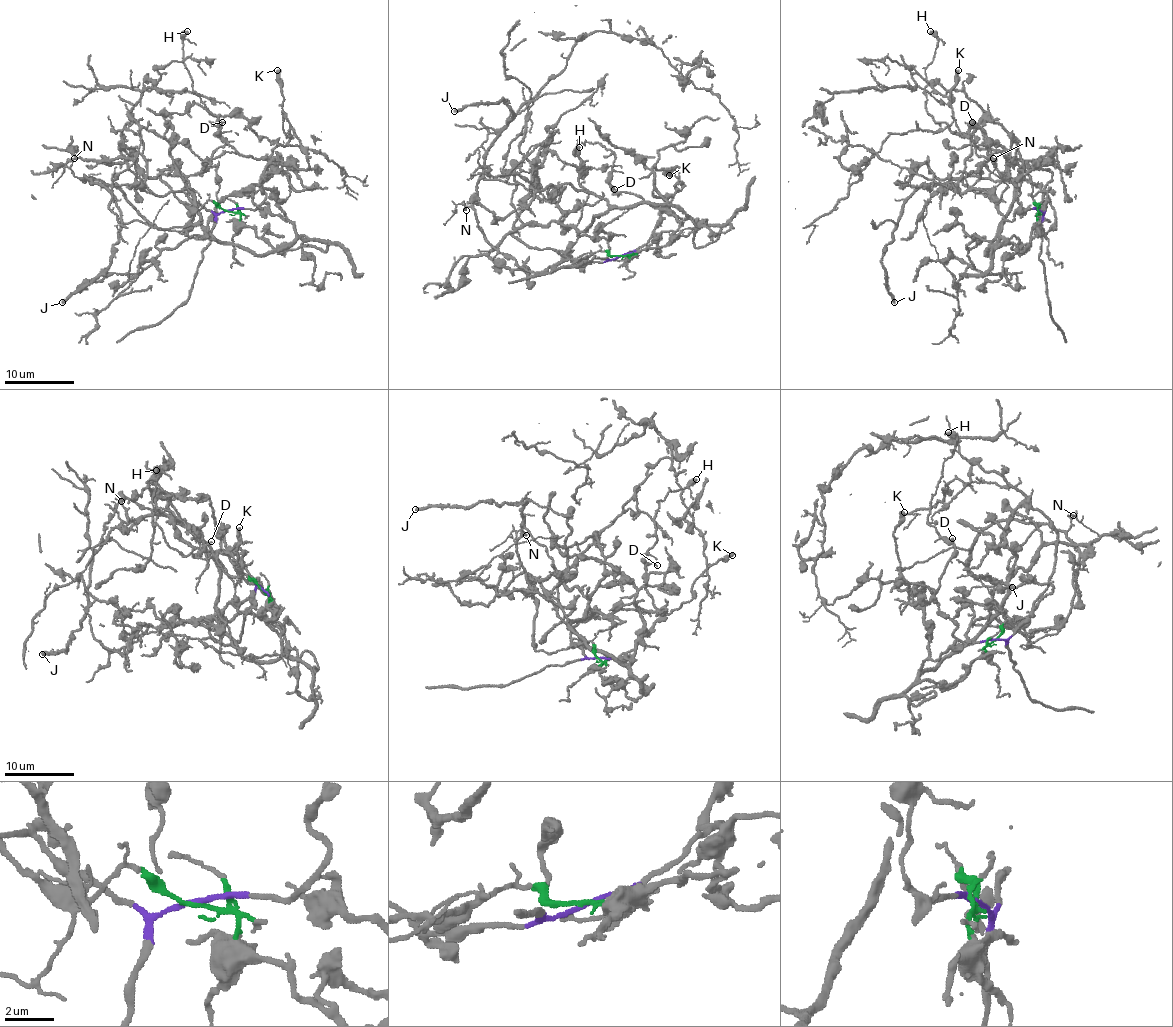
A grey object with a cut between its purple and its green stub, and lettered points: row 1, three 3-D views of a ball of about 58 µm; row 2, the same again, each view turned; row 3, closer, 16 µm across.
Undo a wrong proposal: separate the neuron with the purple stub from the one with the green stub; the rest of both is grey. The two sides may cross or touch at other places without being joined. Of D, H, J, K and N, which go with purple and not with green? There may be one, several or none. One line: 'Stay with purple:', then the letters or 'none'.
Stay with purple: D, H, K

